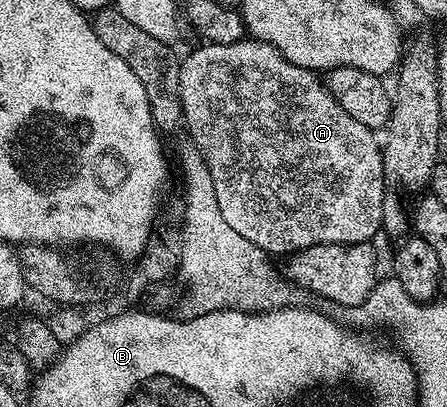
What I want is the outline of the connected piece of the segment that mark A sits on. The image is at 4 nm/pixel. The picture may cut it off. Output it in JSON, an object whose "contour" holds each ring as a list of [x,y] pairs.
{"contour":[[[243,40],[232,44],[202,44],[199,50],[191,52],[187,58],[181,59],[178,68],[178,95],[182,101],[182,117],[184,119],[185,129],[188,131],[188,137],[196,144],[196,148],[200,148],[200,152],[204,156],[204,164],[208,164],[208,172],[212,172],[212,184],[216,188],[216,204],[220,204],[220,212],[224,216],[229,226],[240,236],[244,236],[244,240],[252,240],[252,244],[256,244],[256,248],[265,250],[271,256],[283,254],[289,256],[298,253],[304,248],[312,248],[316,244],[356,244],[357,242],[370,242],[373,239],[373,234],[376,235],[382,228],[382,209],[384,208],[384,200],[388,193],[388,183],[386,174],[382,170],[382,148],[377,138],[375,131],[369,130],[364,124],[359,124],[358,121],[352,120],[352,116],[348,116],[348,112],[344,112],[344,108],[340,108],[340,104],[336,104],[336,100],[331,96],[330,90],[326,87],[325,81],[315,71],[308,68],[300,68],[296,64],[289,62],[286,57],[276,48],[272,48],[272,44],[267,42],[259,42],[257,40]]]}

